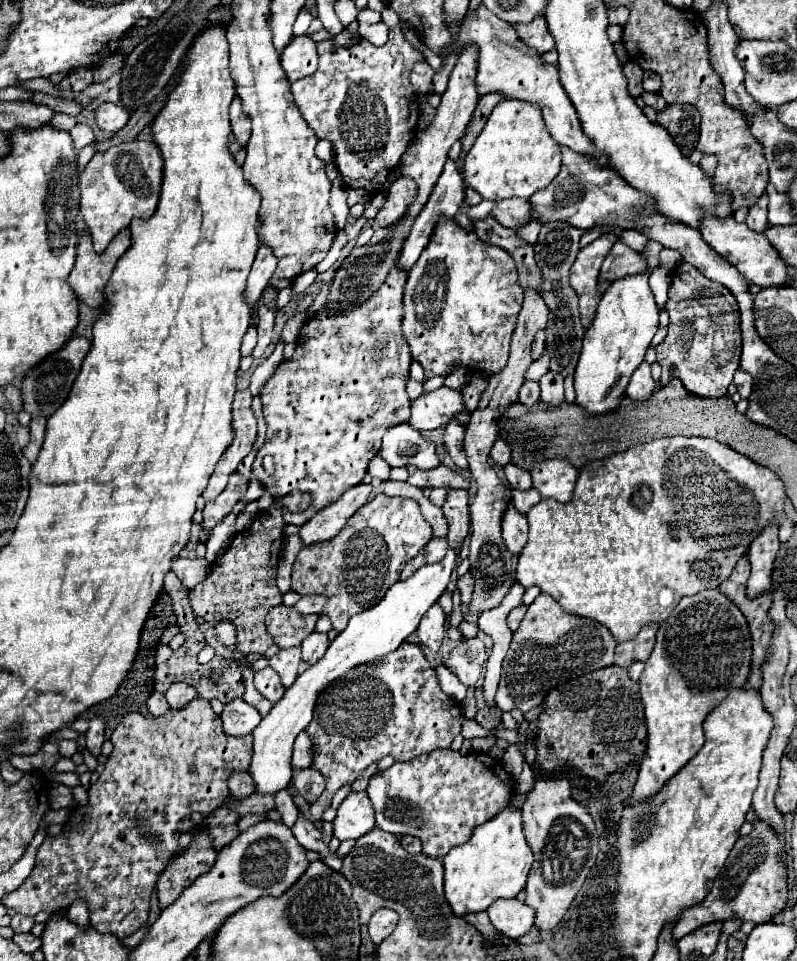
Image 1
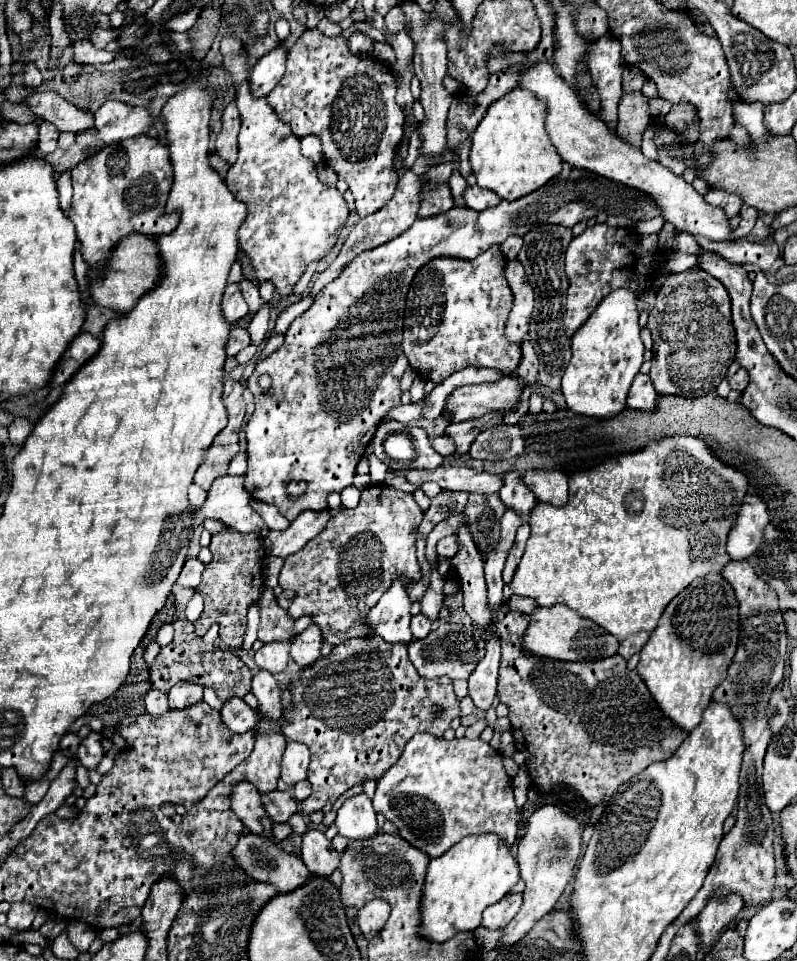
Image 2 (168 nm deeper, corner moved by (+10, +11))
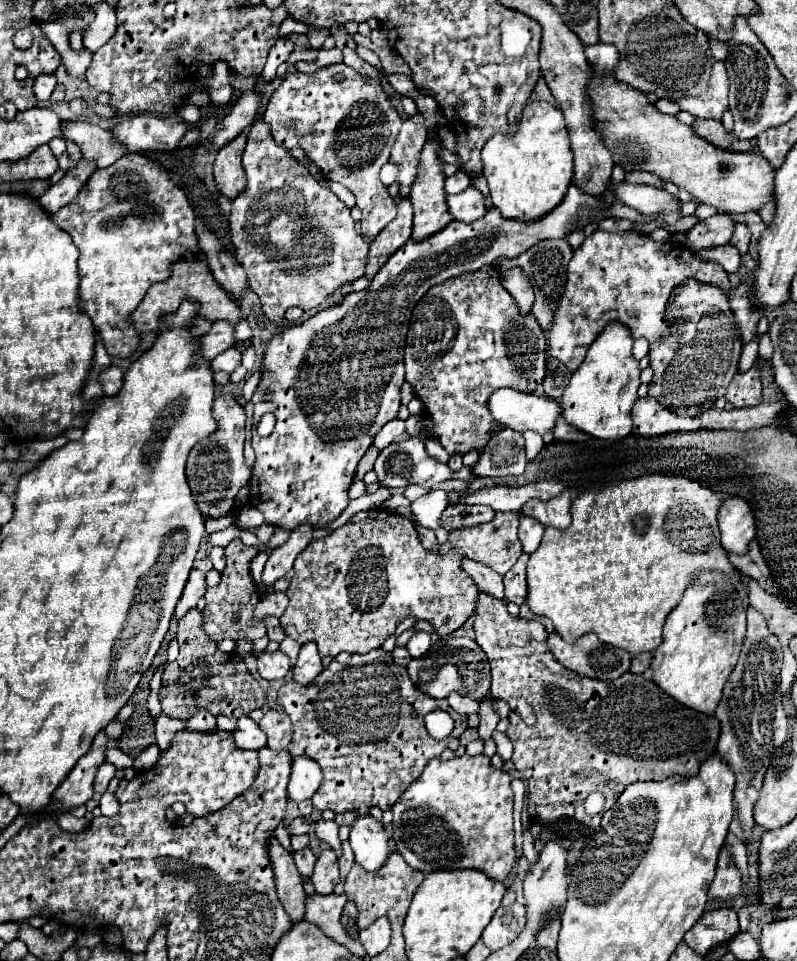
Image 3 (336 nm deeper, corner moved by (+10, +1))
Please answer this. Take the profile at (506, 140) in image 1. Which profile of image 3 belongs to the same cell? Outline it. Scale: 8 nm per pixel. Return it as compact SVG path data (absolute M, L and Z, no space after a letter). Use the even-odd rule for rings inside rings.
M528 102L524 108L524 114L522 114L518 132L506 134L506 136L504 134L492 136L486 142L486 146L482 148L482 162L484 162L484 178L488 180L492 202L504 218L520 220L520 222L532 222L532 220L544 218L550 210L554 210L554 206L558 206L562 202L568 186L574 180L570 138L568 138L562 110L548 102Z

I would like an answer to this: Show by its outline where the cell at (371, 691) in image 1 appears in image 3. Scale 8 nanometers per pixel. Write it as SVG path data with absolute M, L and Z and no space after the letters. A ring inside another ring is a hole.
M376 648L368 654L348 654L342 652L332 660L332 664L312 682L310 686L300 686L298 682L286 682L278 692L278 702L294 724L294 738L290 744L292 756L308 756L320 764L324 770L324 782L314 794L312 804L316 810L354 812L366 816L372 806L390 810L394 802L402 796L406 786L422 774L430 758L438 758L450 740L458 738L468 728L468 716L458 714L450 708L448 700L436 700L424 696L408 678L406 668L394 664L392 654ZM434 710L446 710L454 718L454 730L448 738L436 740L428 734L424 726L424 716Z

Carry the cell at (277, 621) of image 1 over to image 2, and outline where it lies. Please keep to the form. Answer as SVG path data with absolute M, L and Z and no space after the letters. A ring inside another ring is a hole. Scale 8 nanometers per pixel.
M262 600L262 614L260 614L260 628L258 628L258 640L262 642L274 642L274 640L292 640L292 626L294 618L288 616L286 610L282 610L276 600L264 602Z

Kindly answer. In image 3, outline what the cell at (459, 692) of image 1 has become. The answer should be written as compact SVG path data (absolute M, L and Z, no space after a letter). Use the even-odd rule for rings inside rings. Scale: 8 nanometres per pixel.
M452 692L448 702L456 712L462 712L462 714L476 714L478 712L478 702L468 696L460 696L458 692Z

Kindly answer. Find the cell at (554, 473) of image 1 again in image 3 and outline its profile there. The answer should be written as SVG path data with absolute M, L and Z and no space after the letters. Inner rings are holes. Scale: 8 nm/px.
M570 492L560 494L548 502L542 500L530 500L522 506L522 514L536 518L542 526L554 526L558 530L564 530L570 526Z

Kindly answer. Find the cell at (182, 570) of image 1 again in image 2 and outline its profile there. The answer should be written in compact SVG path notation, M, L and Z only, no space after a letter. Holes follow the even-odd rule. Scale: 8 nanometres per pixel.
M188 558L180 570L178 584L186 588L196 588L200 584L202 572L204 572L204 564L198 558Z

